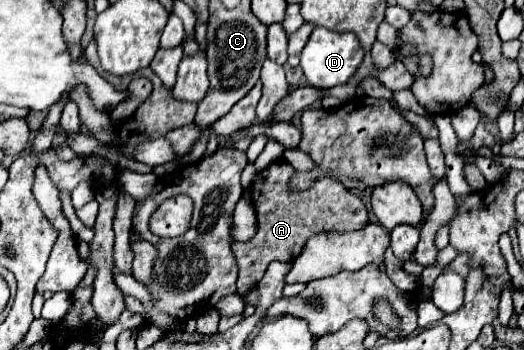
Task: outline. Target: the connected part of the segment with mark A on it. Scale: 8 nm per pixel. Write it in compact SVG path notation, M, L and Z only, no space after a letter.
M281 160L273 162L267 170L257 174L257 178L251 184L251 198L257 212L257 234L249 242L233 242L231 250L239 266L237 276L237 294L245 296L249 290L257 286L257 282L263 278L263 272L267 270L267 264L273 260L281 262L293 262L305 242L321 232L349 232L359 230L363 226L363 212L365 204L359 196L349 192L339 180L325 176L315 182L313 188L293 194L287 190L289 176L293 174L293 168Z

